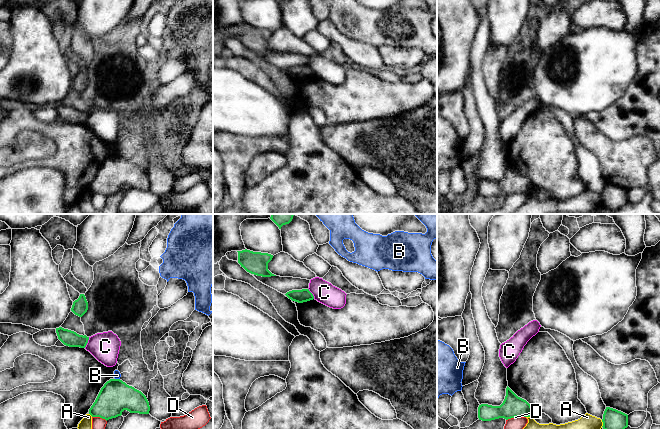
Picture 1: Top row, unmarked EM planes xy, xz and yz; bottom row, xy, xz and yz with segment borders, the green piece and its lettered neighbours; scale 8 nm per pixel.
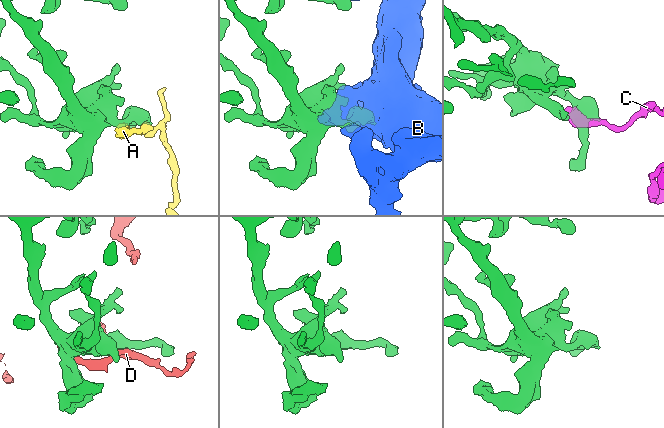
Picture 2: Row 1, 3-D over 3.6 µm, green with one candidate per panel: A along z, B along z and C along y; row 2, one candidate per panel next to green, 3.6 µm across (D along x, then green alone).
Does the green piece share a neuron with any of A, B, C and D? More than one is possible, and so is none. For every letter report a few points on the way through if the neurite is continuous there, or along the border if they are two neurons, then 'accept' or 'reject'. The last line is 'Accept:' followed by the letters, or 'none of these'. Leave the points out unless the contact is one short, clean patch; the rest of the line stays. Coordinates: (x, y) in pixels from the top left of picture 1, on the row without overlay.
A: reject
B: reject
C: along xy (89, 113), (84, 123) | reject
D: reject
Accept: none of these

